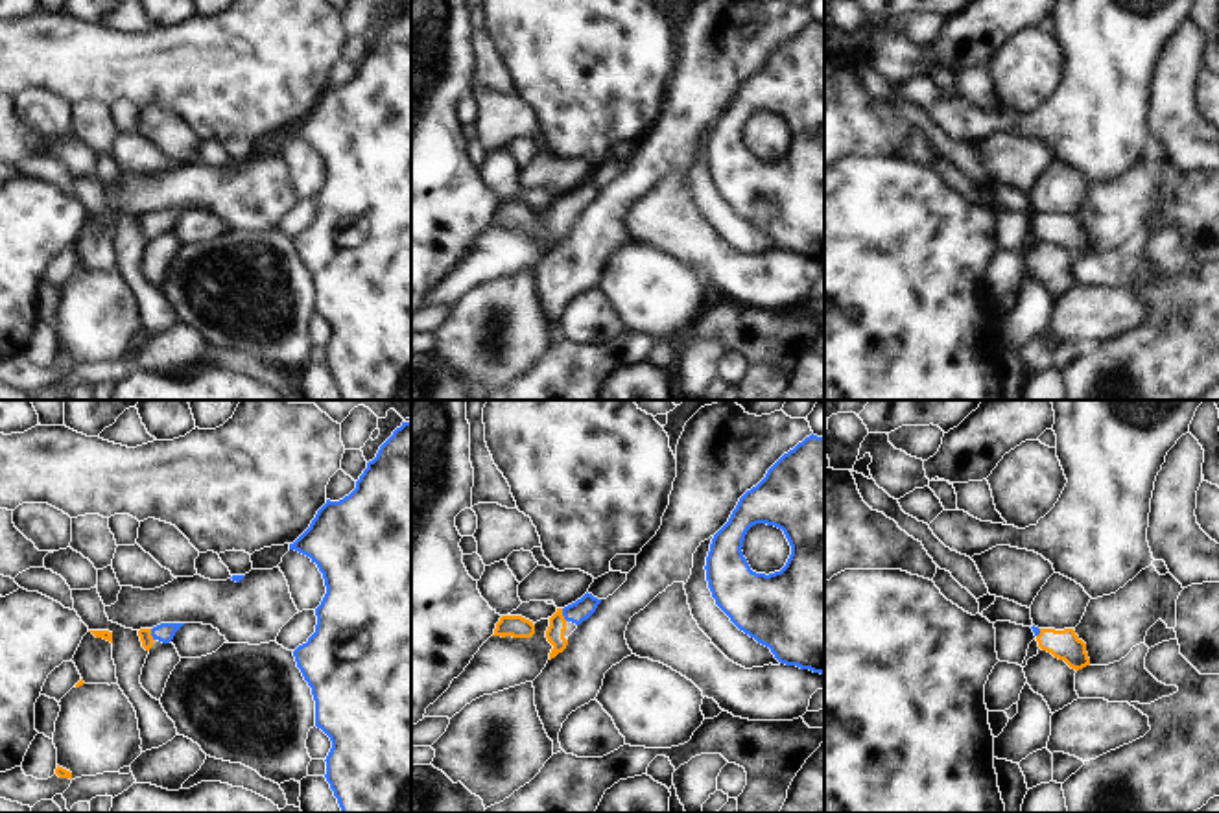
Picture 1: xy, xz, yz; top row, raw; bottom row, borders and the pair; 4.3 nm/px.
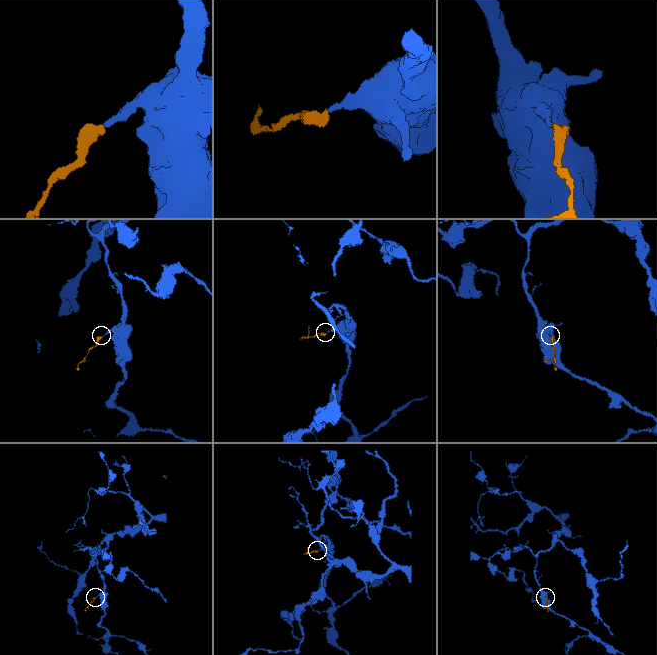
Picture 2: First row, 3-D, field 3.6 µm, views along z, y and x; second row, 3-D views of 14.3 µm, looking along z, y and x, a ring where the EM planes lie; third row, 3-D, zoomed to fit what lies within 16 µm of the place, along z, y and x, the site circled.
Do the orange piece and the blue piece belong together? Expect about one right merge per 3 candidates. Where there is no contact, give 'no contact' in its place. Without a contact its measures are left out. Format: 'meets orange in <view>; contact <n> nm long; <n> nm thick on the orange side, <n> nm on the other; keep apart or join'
meets orange in xz; contact 60 nm long; 80 nm thick on the orange side, 90 nm on the other; join

